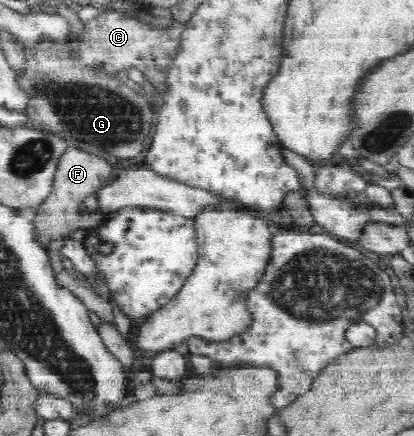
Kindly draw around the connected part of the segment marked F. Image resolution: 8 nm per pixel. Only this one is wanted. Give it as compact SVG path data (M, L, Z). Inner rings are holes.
M72 146L67 147L58 158L49 194L36 208L35 218L31 222L36 244L46 248L51 242L64 240L77 230L88 231L100 225L100 221L106 217L105 213L81 212L79 207L87 195L106 185L106 179L112 175L112 171L112 166L106 160L96 155L88 155L83 150L78 151Z

